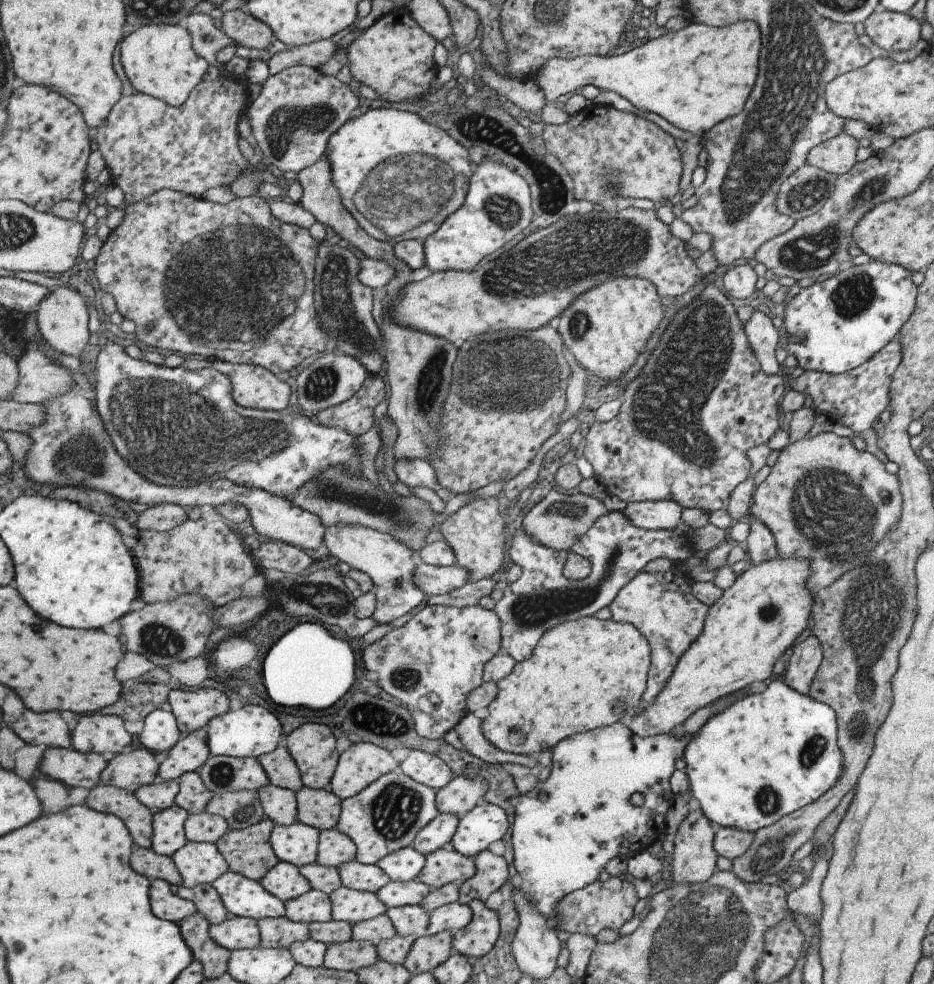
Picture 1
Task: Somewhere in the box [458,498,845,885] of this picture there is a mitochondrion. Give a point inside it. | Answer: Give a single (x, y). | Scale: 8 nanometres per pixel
(531, 612)

